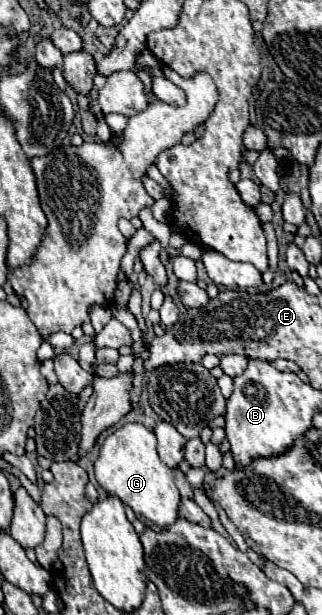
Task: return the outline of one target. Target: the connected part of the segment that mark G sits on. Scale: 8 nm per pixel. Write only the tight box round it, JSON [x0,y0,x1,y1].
[95,423,187,533]

